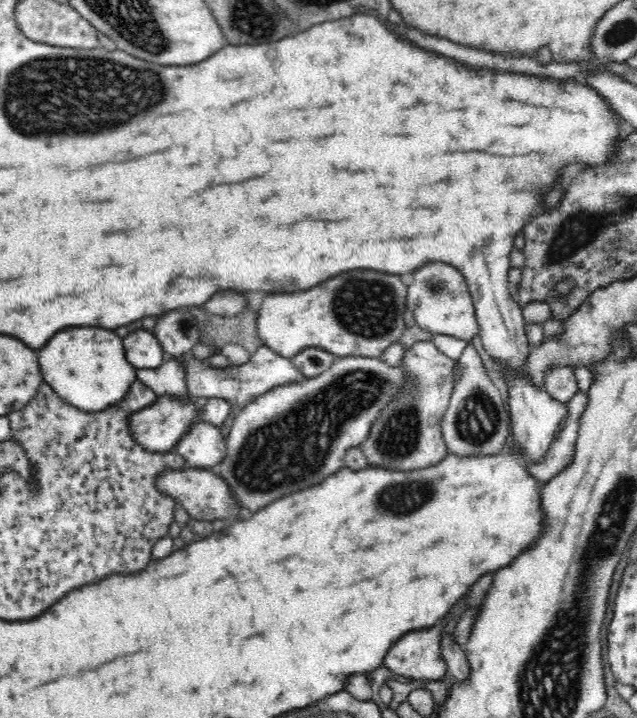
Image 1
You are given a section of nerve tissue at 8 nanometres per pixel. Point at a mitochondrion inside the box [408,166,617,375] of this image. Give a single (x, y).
(435, 286)

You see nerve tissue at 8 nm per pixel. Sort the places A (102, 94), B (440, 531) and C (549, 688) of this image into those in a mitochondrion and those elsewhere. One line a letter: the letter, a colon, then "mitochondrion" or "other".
A: mitochondrion
B: other
C: mitochondrion

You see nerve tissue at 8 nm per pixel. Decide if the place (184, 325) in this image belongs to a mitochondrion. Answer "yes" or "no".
yes

